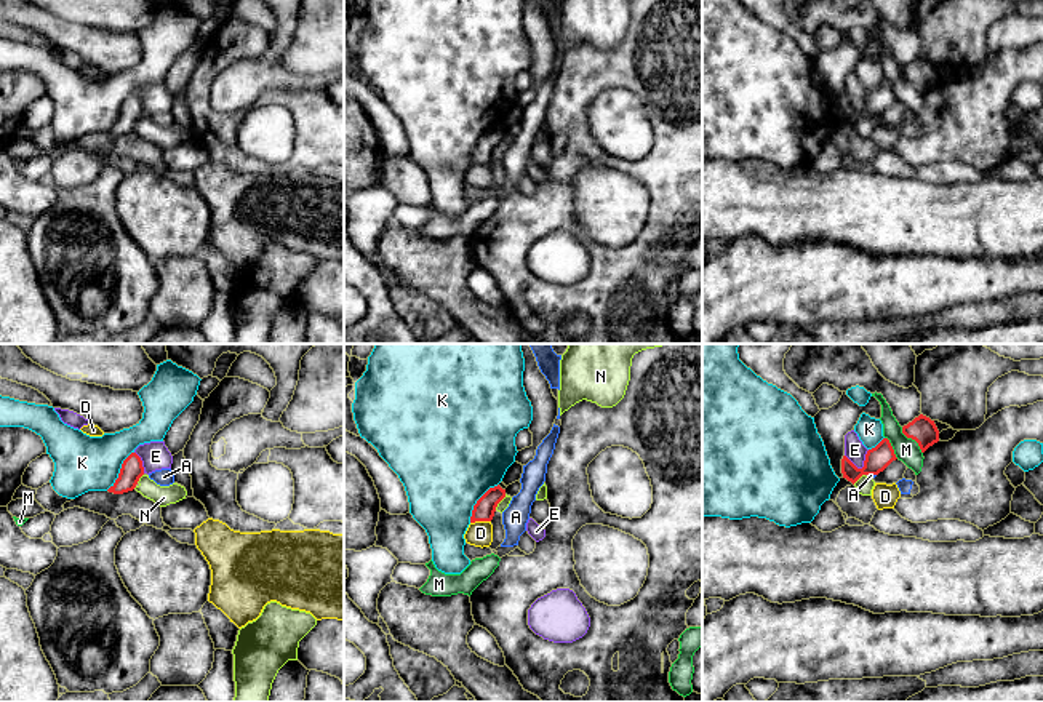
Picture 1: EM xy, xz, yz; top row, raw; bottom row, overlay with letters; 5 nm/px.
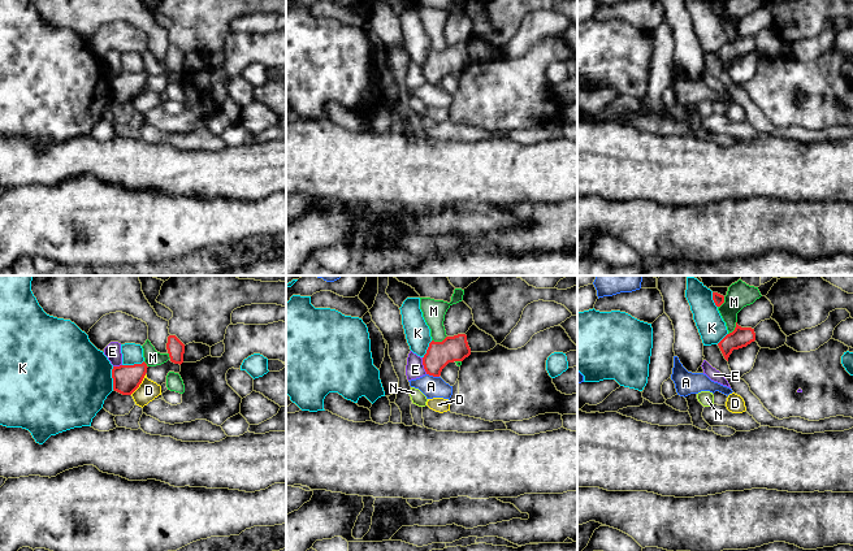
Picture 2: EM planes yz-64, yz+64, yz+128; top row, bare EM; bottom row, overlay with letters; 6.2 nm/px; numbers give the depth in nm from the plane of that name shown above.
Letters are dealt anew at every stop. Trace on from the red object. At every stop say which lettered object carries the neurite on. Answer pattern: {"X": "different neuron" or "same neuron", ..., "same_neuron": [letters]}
{"A": "different neuron", "D": "different neuron", "E": "different neuron", "K": "different neuron", "M": "different neuron", "N": "different neuron", "same_neuron": []}

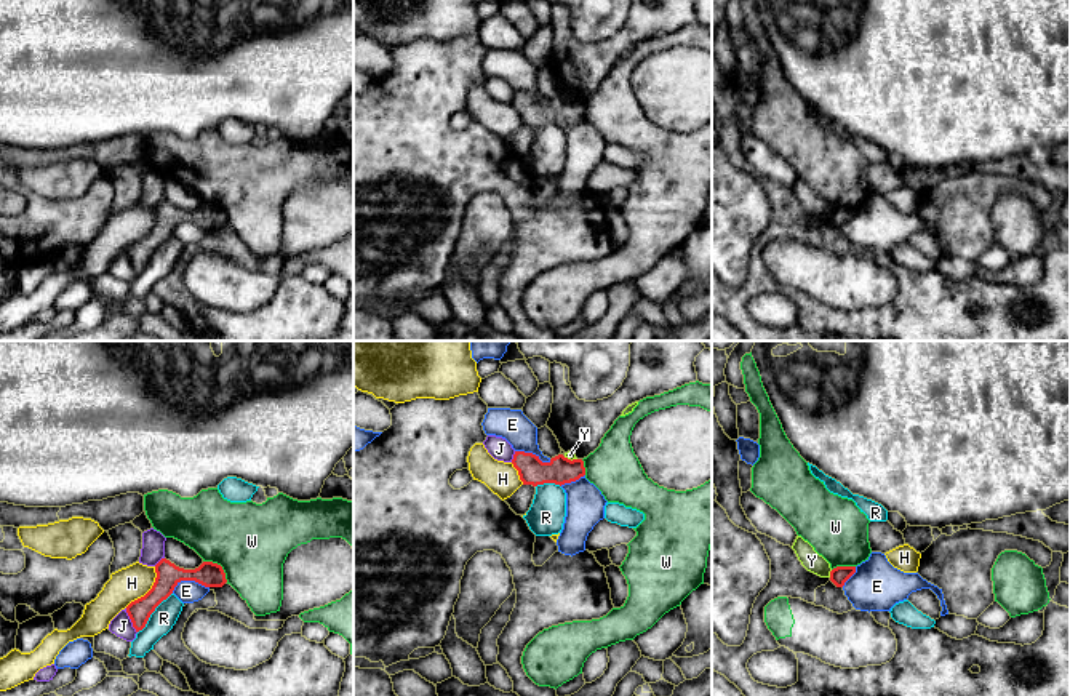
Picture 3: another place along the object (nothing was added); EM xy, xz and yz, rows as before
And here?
{"E": "different neuron", "H": "different neuron", "J": "different neuron", "R": "different neuron", "W": "different neuron", "Y": "different neuron", "same_neuron": []}

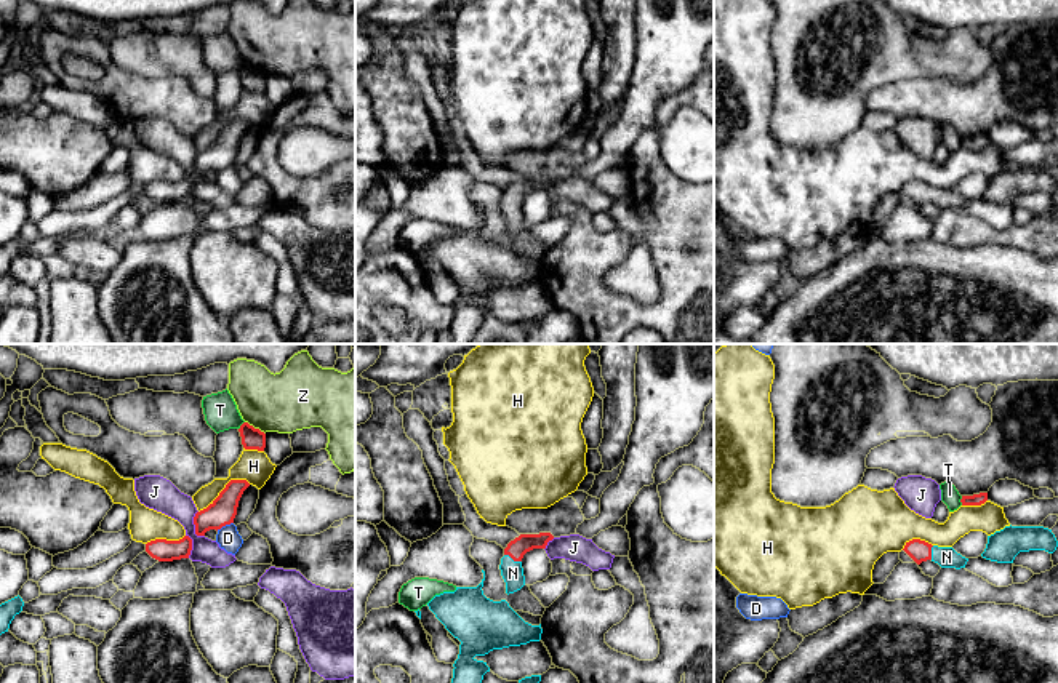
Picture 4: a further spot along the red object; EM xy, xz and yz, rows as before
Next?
{"D": "different neuron", "H": "different neuron", "J": "different neuron", "N": "same neuron", "T": "different neuron", "Z": "different neuron", "same_neuron": ["N"]}

